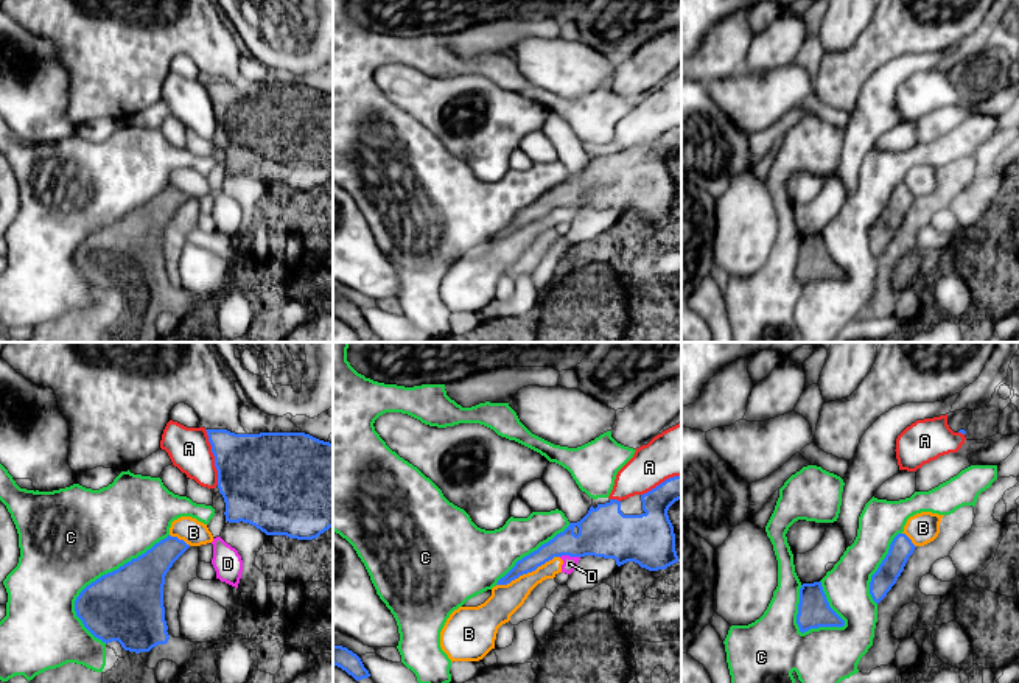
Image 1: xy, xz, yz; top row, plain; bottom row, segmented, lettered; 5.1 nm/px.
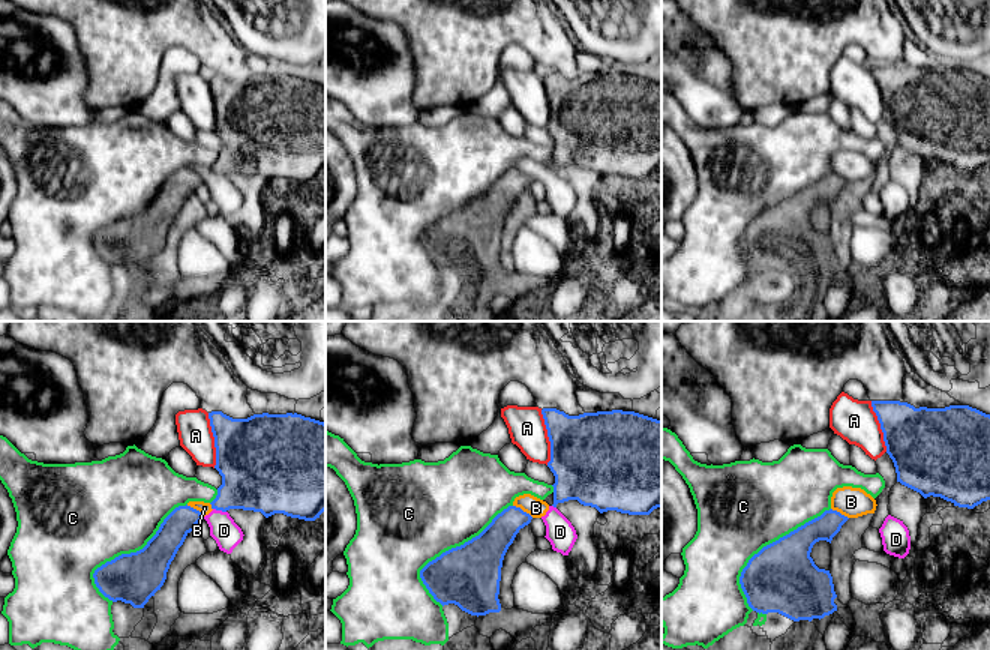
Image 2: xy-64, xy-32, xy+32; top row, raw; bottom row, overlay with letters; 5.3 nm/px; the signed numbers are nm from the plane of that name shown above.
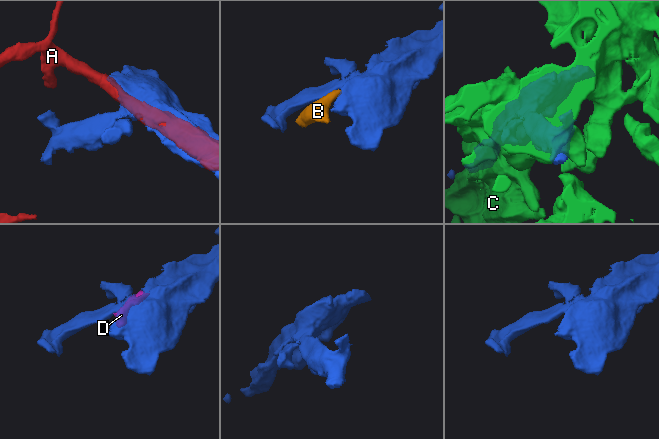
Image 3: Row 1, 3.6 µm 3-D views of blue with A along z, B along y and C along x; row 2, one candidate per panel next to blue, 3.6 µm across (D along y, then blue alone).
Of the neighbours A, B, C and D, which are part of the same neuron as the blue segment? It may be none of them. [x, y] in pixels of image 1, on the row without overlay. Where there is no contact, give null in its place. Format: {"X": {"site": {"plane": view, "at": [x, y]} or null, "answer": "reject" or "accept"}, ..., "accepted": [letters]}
{"A": {"site": {"plane": "xy", "at": [215, 109]}, "answer": "reject"}, "B": {"site": {"plane": "xz", "at": [528, 223]}, "answer": "reject"}, "C": {"site": {"plane": "xy", "at": [101, 227]}, "answer": "reject"}, "D": {"site": {"plane": "xz", "at": [570, 207]}, "answer": "reject"}, "accepted": []}

